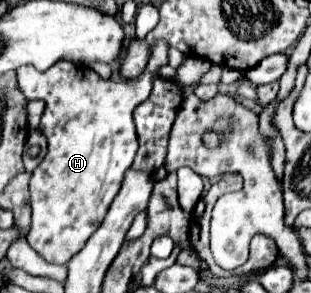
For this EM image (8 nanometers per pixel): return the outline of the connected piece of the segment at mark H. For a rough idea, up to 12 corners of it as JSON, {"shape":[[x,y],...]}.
{"shape":[[166,44],[134,84],[60,60],[16,70],[44,100],[28,244],[66,264],[98,230]]}

